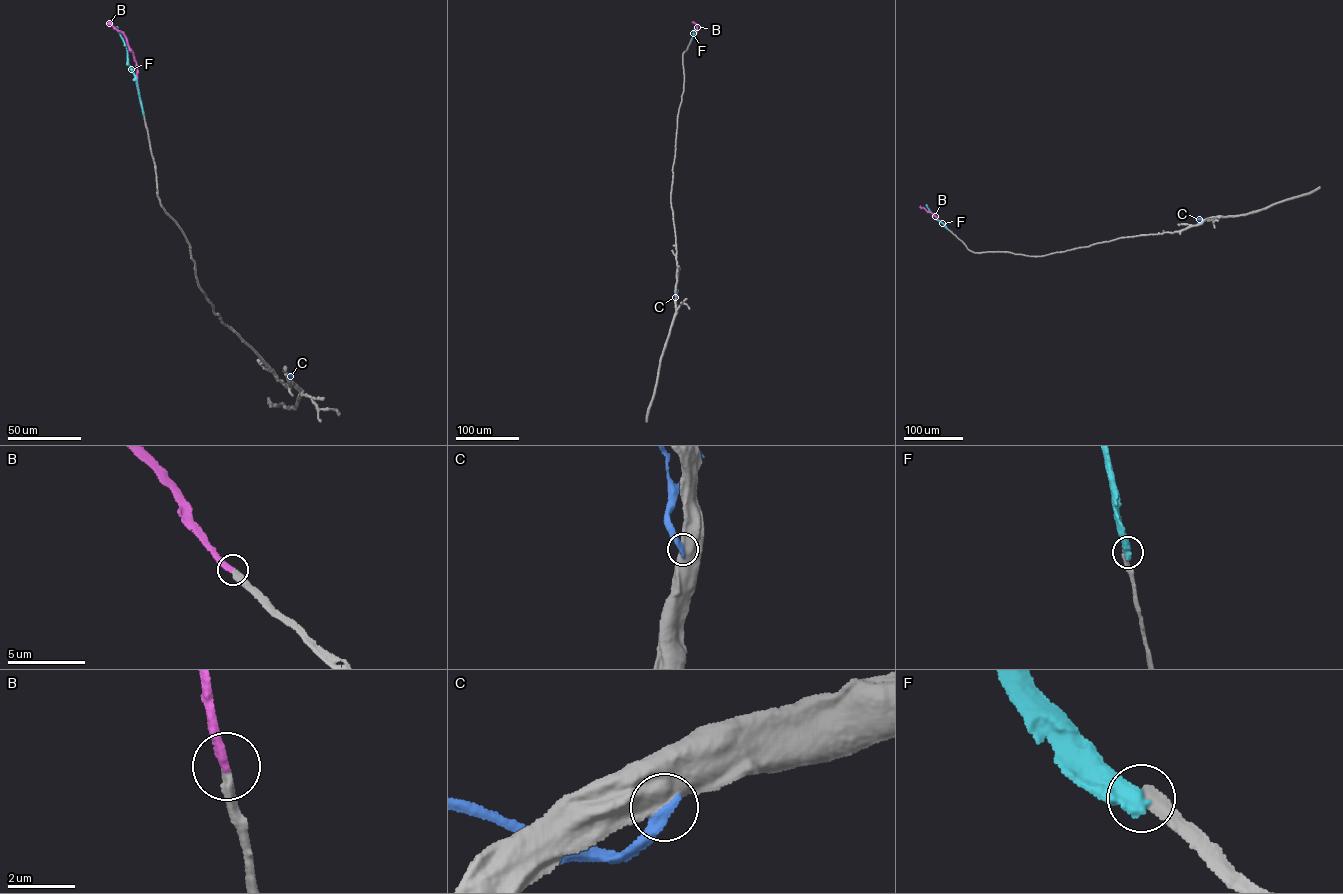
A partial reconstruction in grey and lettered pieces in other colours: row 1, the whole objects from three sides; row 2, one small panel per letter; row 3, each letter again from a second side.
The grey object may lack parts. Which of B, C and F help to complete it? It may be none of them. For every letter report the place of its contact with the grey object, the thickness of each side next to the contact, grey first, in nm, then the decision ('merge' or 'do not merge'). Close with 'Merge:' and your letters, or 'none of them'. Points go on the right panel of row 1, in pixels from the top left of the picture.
B: contact (947, 228); calibres 340 and 320 nm; merge
C: contact (1206, 219); calibres 700 and 400 nm; do not merge
F: contact (947, 228); calibres 400 and 550 nm; do not merge
Merge: B

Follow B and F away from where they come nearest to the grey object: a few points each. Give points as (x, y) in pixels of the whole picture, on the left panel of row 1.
B: (143, 113), (132, 51), (124, 34), (107, 24)
F: (143, 114), (126, 45), (116, 26)

